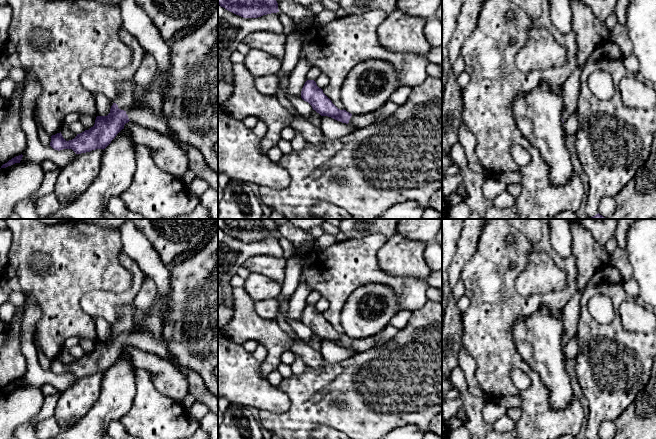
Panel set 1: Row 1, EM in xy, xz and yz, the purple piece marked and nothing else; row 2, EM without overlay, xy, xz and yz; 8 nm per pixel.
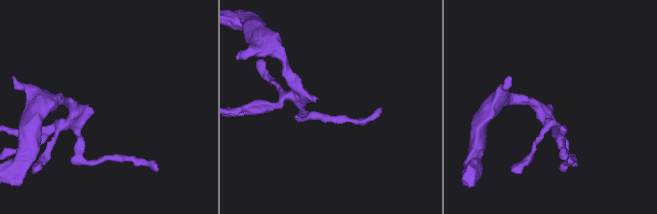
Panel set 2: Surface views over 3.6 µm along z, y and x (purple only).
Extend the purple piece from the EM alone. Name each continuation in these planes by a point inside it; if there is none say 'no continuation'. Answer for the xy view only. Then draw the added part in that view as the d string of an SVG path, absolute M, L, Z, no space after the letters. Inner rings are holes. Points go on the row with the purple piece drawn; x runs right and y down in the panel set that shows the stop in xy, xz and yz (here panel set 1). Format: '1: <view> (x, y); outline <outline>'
1: xy (148, 113); outline M134 79L121 83L118 89L120 95L113 103L116 103L119 109L126 112L129 120L142 127L155 130L179 145L187 154L188 168L218 193L218 172L207 165L203 155L197 148L190 144L184 144L175 137L163 114L163 96L159 89L152 87L145 93L145 98L139 103L134 98Z

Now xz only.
1: xz (389, 108); outline M388 101L380 109L371 113L352 115L348 124L356 129L370 126L373 123L382 122L393 115L398 107L399 106L395 103Z

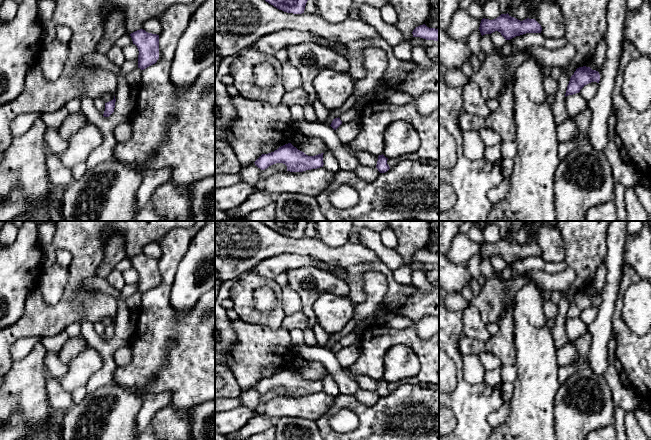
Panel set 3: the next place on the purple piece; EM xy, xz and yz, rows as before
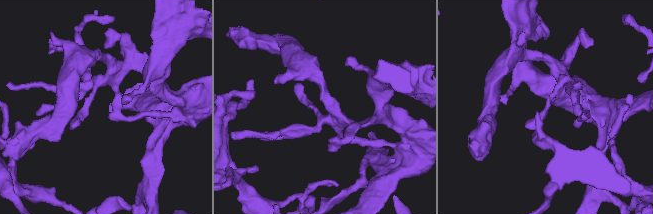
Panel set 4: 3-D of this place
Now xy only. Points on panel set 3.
no continuation

